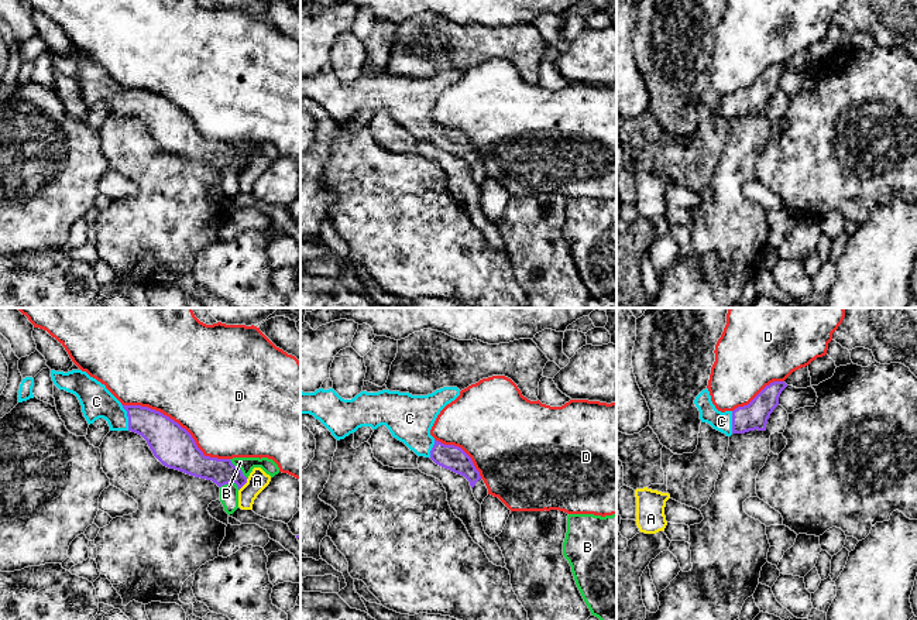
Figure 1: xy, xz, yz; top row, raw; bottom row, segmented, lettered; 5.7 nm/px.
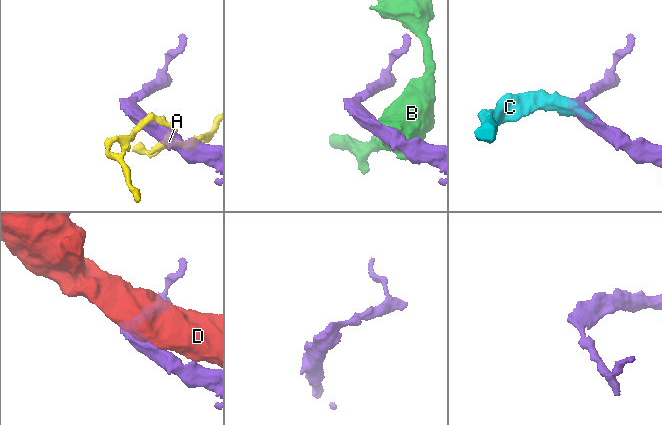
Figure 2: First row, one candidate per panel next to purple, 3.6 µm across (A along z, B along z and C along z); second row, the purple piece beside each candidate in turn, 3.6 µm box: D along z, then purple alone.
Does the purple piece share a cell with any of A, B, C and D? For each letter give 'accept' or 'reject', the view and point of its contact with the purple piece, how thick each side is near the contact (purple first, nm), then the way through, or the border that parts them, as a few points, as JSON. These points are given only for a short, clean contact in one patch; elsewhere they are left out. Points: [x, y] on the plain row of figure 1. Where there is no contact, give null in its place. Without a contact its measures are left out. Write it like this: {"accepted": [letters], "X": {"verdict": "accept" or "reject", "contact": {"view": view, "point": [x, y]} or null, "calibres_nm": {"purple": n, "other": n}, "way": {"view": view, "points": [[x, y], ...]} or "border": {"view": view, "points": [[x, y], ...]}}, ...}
{"accepted": ["C"], "A": {"verdict": "reject", "contact": {"view": "xy", "point": [244, 167]}, "calibres_nm": {"purple": 150, "other": 120}}, "B": {"verdict": "reject", "contact": {"view": "xy", "point": [239, 151]}, "calibres_nm": {"purple": 150, "other": 80}, "border": {"view": "xy", "points": [[229, 143], [247, 161]]}}, "C": {"verdict": "accept", "contact": {"view": "xy", "point": [127, 99]}, "calibres_nm": {"purple": 200, "other": 180}}, "D": {"verdict": "reject", "contact": {"view": "xy", "point": [177, 106]}, "calibres_nm": {"purple": 240, "other": 500}}}

